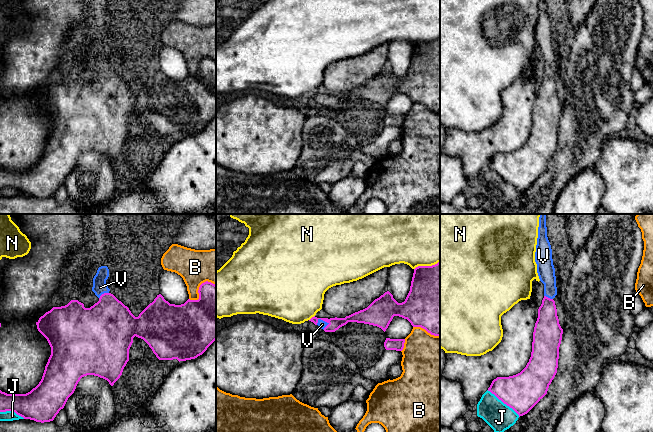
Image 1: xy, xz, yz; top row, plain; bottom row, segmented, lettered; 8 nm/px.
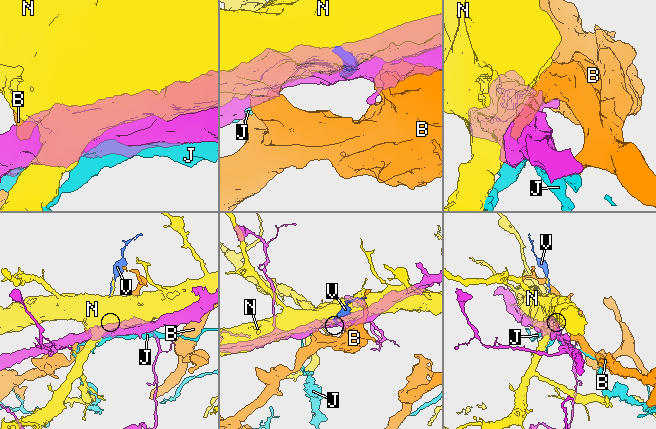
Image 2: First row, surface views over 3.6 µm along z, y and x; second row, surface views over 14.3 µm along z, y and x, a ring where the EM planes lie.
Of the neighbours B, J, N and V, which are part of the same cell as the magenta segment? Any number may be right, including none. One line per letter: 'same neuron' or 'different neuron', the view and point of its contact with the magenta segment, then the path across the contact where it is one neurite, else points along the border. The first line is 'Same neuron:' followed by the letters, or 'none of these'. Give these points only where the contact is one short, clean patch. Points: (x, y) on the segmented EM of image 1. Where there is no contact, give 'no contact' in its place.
Same neuron: V
B: different neuron; meets magenta in xz at (403, 345)
J: different neuron; meets magenta in yz at (503, 402)
N: different neuron; meets magenta in xz at (426, 266)
V: same neuron; meets magenta in xz at (326, 321); runs through xz (335, 323), (326, 321), (322, 324)

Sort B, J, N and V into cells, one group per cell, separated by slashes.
B / J / N / V

